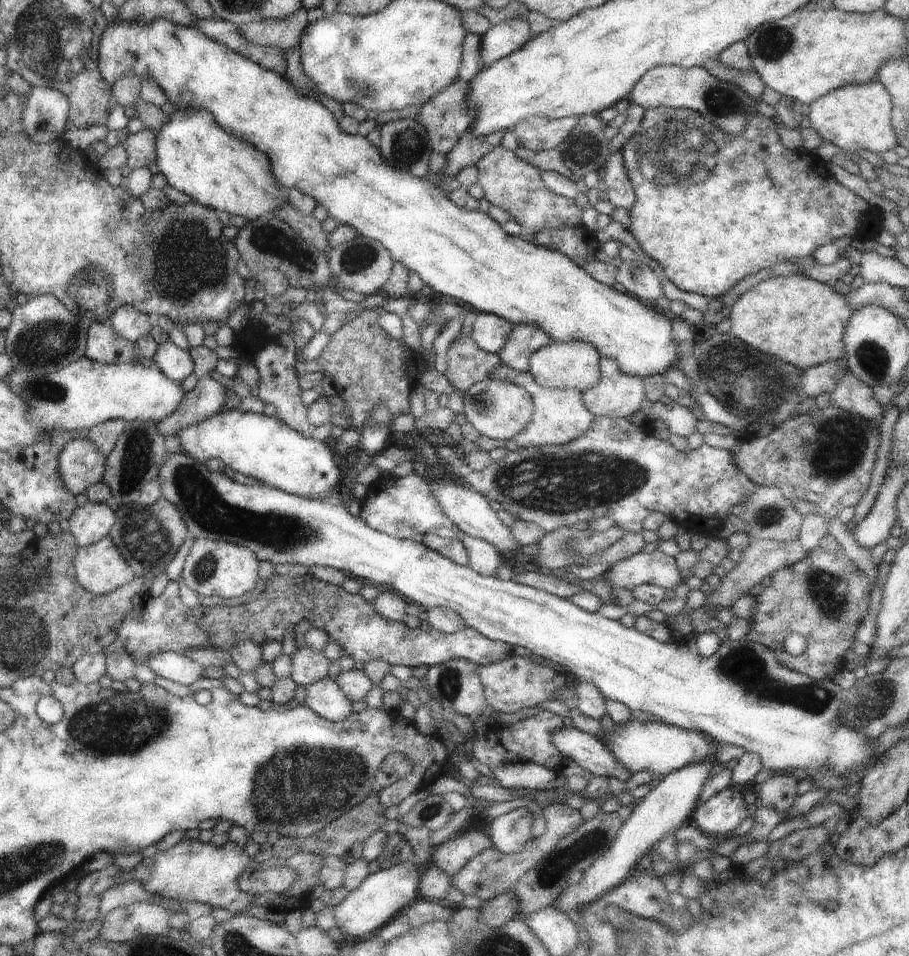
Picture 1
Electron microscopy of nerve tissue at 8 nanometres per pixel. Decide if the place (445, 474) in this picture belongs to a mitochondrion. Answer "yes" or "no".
no

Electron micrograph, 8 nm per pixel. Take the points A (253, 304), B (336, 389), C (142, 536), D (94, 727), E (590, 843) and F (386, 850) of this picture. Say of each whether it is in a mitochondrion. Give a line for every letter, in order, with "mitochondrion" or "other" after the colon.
A: other
B: other
C: mitochondrion
D: mitochondrion
E: mitochondrion
F: other

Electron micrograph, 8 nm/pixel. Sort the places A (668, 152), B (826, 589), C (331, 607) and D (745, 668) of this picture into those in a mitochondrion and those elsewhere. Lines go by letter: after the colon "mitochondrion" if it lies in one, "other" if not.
A: mitochondrion
B: mitochondrion
C: mitochondrion
D: mitochondrion

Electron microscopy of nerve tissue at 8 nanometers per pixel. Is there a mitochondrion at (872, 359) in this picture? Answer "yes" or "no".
yes

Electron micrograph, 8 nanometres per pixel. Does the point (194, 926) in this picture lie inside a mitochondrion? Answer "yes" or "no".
no

